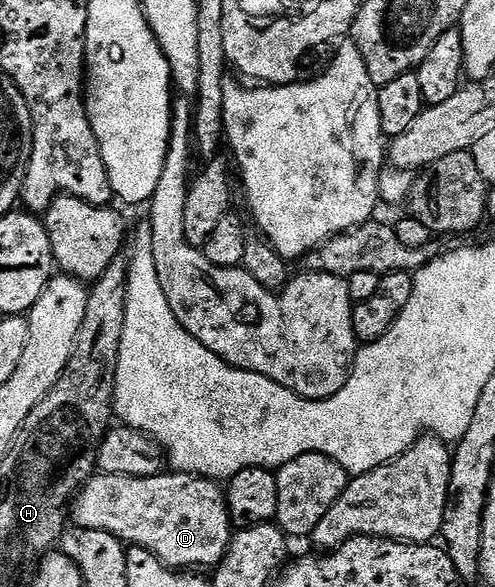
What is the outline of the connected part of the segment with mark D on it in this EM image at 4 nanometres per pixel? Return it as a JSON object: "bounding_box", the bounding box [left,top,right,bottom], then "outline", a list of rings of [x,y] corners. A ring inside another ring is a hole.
{"bounding_box":[72,473,232,569],"outline":[[[163,473],[143,479],[95,474],[94,478],[89,479],[86,486],[78,492],[72,504],[72,523],[82,531],[100,529],[112,533],[127,545],[148,549],[161,563],[175,569],[217,567],[218,562],[225,557],[232,538],[230,510],[226,504],[225,490],[213,479],[181,473]]]}

